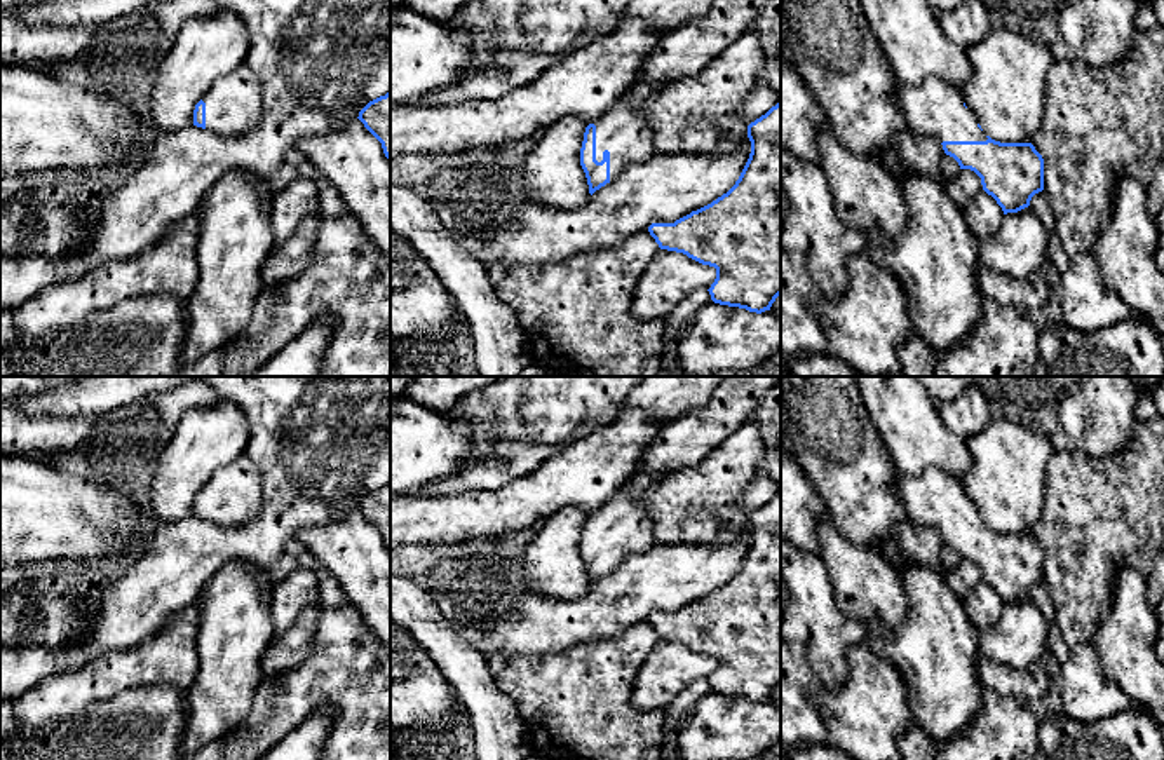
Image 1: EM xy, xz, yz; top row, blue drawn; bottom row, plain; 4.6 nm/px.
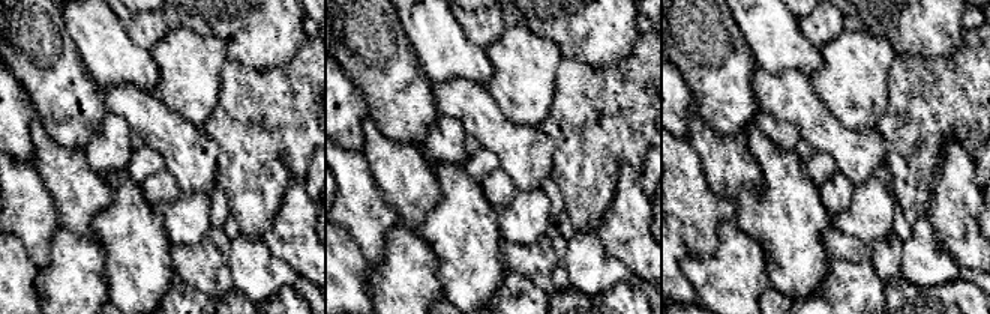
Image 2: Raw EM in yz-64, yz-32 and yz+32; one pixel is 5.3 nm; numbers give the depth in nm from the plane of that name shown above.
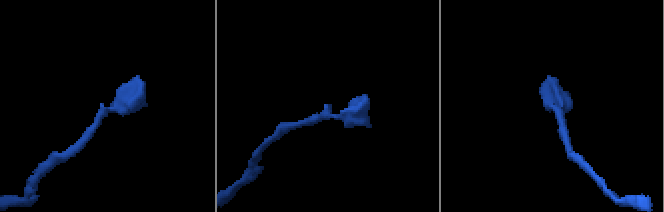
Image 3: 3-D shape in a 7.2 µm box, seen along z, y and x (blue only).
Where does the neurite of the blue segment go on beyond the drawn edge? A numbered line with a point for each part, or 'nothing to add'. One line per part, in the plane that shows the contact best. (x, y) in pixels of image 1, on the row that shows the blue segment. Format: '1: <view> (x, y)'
1: xz (622, 131)

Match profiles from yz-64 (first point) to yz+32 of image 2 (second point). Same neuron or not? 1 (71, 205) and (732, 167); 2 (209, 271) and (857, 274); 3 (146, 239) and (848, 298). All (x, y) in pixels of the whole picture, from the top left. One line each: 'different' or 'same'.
1: same
2: different
3: different

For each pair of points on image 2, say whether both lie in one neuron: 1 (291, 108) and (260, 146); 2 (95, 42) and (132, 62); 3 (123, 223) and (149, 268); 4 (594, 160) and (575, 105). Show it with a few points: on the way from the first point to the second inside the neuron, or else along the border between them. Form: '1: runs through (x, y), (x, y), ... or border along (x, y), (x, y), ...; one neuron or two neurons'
1: runs through (282, 117), (263, 137); one neuron
2: runs through (104, 47), (117, 60), (123, 62); one neuron
3: runs through (125, 233), (137, 248), (138, 257); one neuron
4: runs through (593, 146), (593, 122), (588, 117); one neuron

